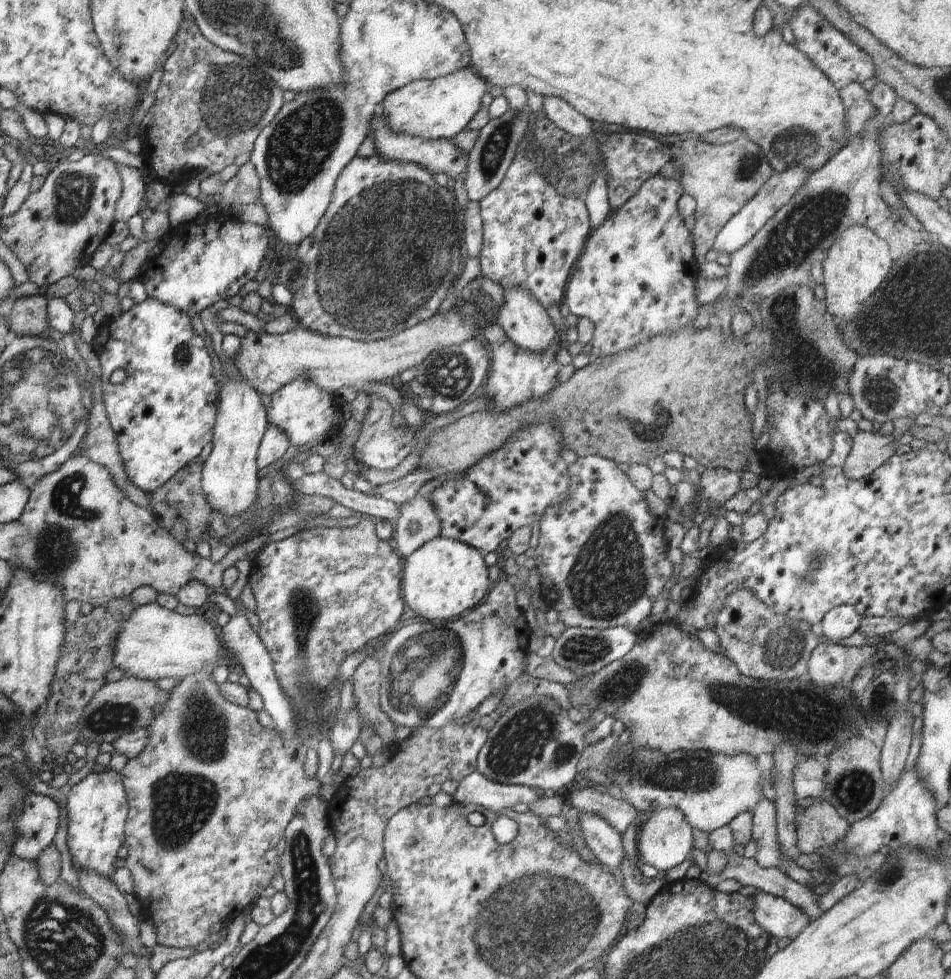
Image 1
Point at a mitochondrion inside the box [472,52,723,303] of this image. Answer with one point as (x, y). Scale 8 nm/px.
(492, 151)

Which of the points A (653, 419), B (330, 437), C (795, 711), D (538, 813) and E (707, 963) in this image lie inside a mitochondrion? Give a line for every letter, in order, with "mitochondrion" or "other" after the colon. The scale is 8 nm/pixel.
A: mitochondrion
B: other
C: mitochondrion
D: other
E: mitochondrion

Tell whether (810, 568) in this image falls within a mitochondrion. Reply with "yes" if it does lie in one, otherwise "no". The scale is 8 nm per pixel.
yes

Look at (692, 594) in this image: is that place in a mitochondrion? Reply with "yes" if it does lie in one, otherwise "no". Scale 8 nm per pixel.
no

